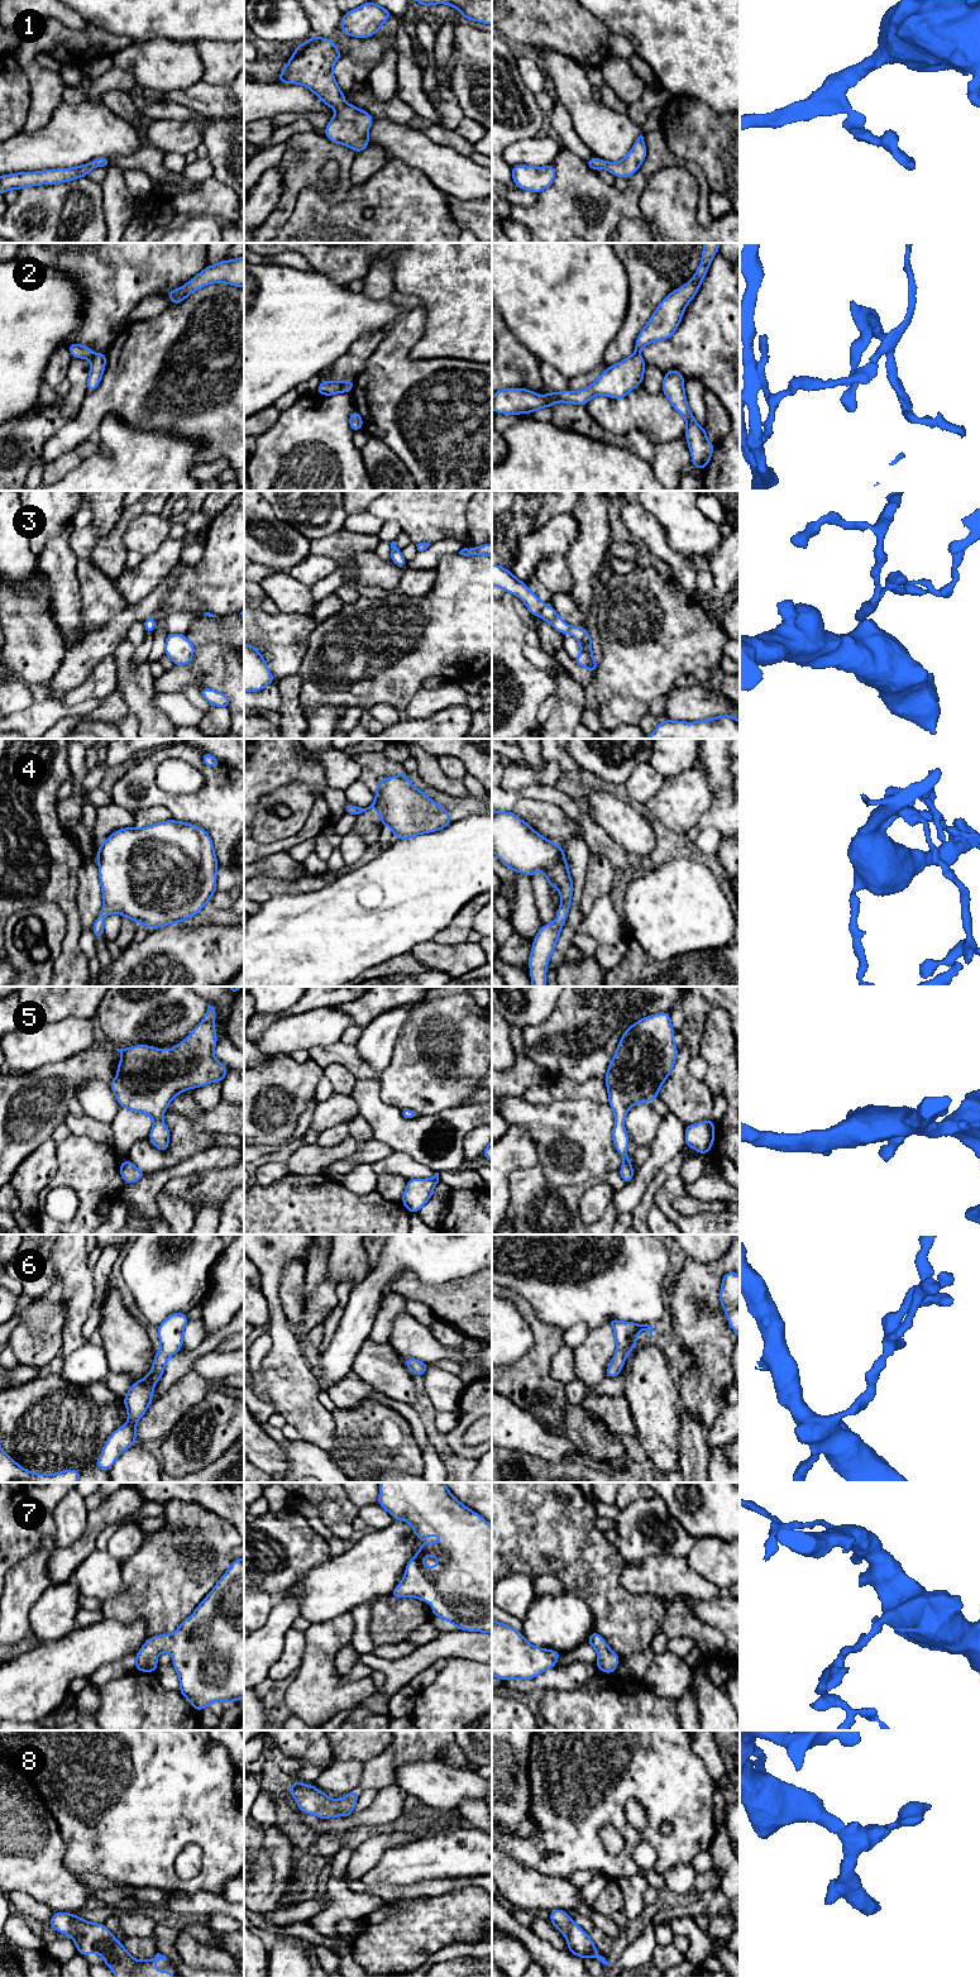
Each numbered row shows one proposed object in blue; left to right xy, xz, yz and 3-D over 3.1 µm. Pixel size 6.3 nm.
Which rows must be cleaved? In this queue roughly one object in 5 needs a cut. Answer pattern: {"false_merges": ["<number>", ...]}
{"false_merges": ["2"]}

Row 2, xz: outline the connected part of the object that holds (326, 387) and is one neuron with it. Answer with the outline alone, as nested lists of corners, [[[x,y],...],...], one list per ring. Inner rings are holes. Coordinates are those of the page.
[[[321,381],[317,388],[319,395],[331,396],[341,392],[340,382]]]

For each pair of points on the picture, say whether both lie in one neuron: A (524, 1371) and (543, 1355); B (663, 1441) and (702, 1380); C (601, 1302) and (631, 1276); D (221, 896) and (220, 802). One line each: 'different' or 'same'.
A: same
B: different
C: same
D: different

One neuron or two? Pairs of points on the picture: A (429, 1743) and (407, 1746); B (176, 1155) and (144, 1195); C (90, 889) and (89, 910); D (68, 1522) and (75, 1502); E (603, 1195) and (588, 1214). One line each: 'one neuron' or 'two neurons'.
A: one neuron
B: two neurons
C: one neuron
D: one neuron
E: one neuron

